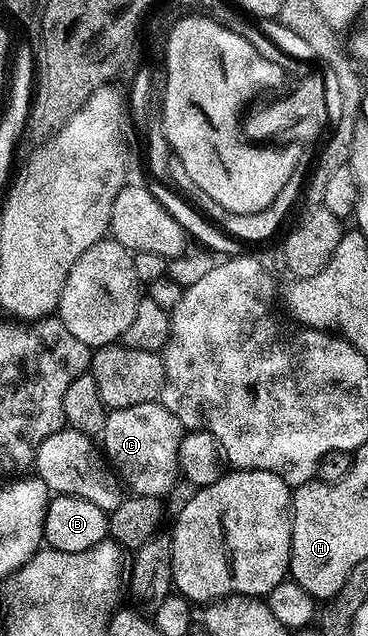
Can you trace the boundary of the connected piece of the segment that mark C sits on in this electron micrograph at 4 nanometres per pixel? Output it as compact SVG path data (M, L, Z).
M162 402L116 407L107 412L101 432L101 451L118 478L120 475L132 487L130 490L134 494L164 497L181 479L179 450L184 434L181 420L169 413Z

